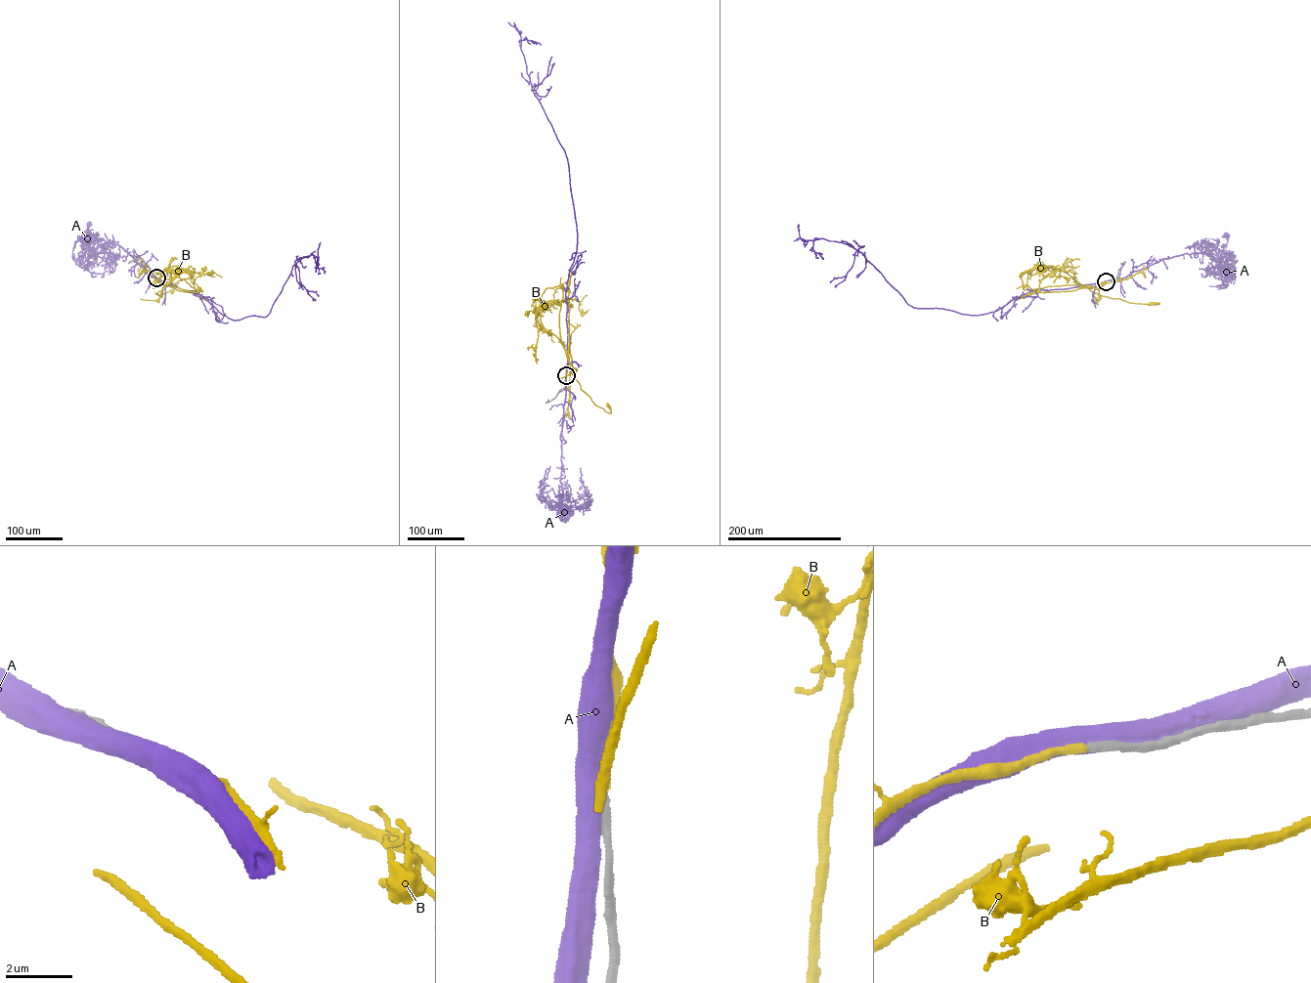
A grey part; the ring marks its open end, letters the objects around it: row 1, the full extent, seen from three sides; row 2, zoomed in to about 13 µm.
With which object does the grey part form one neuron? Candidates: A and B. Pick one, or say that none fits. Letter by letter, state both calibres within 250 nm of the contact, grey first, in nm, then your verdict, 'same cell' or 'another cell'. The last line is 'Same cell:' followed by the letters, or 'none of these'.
A: 320/500 nm | another cell
B: 280/240 nm | same cell
Same cell: B

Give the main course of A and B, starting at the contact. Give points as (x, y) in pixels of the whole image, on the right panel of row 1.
A: (1106, 281), (1125, 277), (1162, 259), (1185, 254), (1204, 252), (1217, 261), (1227, 243), (1226, 234)
B: (1106, 281), (1090, 289), (1130, 303), (1151, 303)

